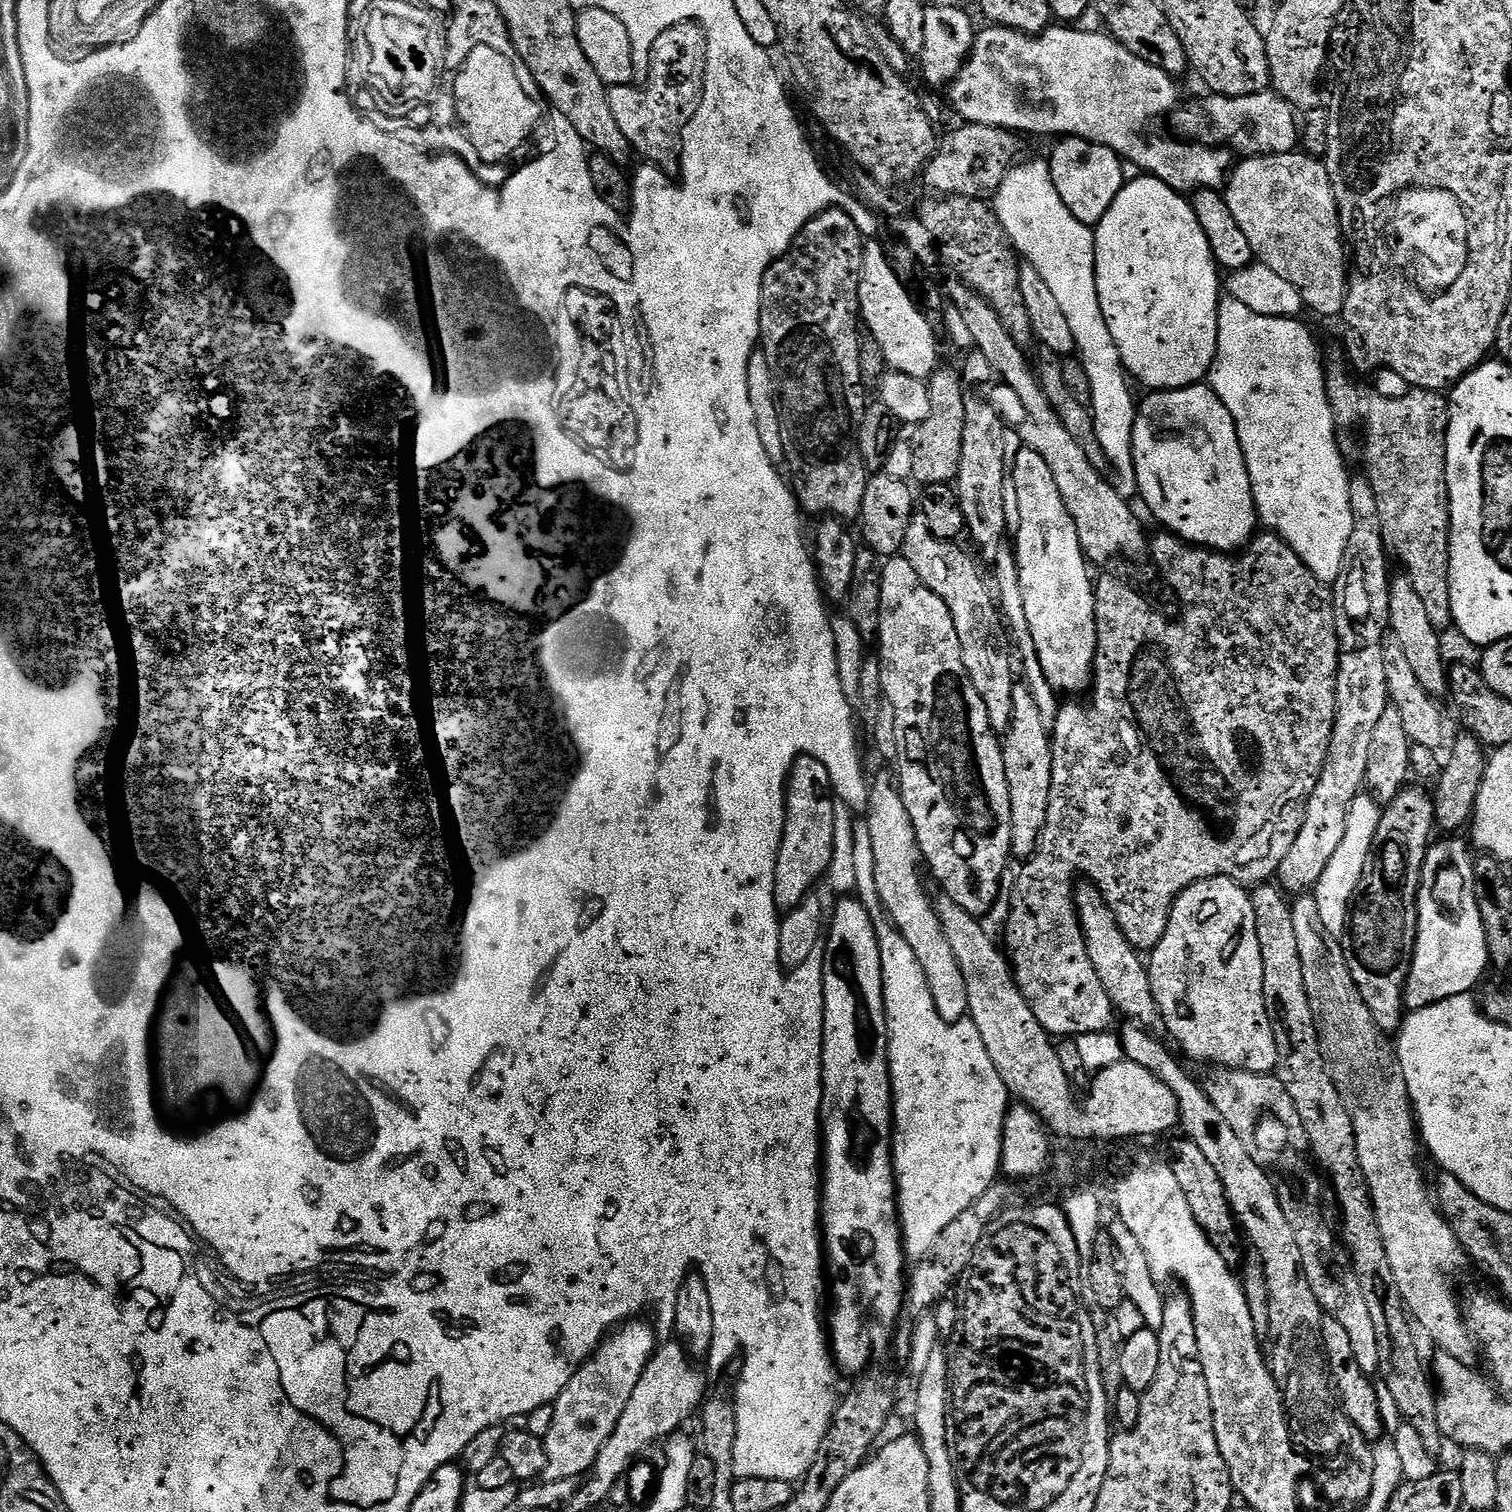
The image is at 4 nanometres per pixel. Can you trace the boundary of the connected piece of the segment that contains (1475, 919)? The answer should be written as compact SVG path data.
M1460 838L1440 839L1444 840L1437 839L1429 847L1420 875L1420 889L1416 899L1416 945L1404 987L1404 1007L1408 1010L1425 1008L1446 998L1469 995L1473 991L1471 988L1483 978L1484 971L1490 968L1486 930L1482 926L1482 914L1478 914L1478 898L1474 894L1473 853L1467 843L1464 845L1462 841L1456 840Z

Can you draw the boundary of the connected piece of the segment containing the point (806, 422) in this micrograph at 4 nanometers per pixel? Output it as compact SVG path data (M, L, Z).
M828 208L818 214L796 235L796 243L788 249L785 256L773 260L772 265L760 283L760 339L762 350L766 354L766 362L770 362L770 370L776 387L776 405L780 411L780 425L782 426L782 446L784 447L784 464L790 477L791 491L796 493L796 503L805 513L817 512L820 518L839 518L845 522L857 519L862 510L862 498L866 494L869 471L864 467L864 459L856 441L856 429L860 427L860 417L864 415L866 407L866 389L860 382L858 370L858 350L862 332L862 317L860 314L860 275L864 273L864 250L866 238L854 226L854 218L843 208Z

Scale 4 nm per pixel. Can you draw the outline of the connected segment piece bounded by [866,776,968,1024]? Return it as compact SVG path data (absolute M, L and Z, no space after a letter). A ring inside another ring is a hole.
M884 776L878 777L873 784L871 781L867 796L866 819L870 826L870 843L874 850L874 882L881 909L885 913L888 911L887 919L892 927L910 944L910 950L914 950L926 974L926 982L930 986L930 994L938 1014L945 1022L953 1024L968 1015L966 982L962 982L958 958L954 958L950 942L946 942L942 934L933 897L928 897L928 892L924 889L924 880L920 877L922 857L914 826L910 822L910 814L906 814L906 806L900 797L899 787L893 781L891 784Z

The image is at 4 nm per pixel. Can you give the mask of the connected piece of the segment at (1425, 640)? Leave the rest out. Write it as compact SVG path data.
M1406 574L1393 575L1391 577L1392 585L1390 586L1390 610L1388 611L1388 626L1390 636L1394 641L1395 647L1402 650L1404 657L1410 661L1410 666L1417 676L1418 682L1422 682L1422 690L1426 690L1426 694L1430 694L1433 698L1442 698L1448 696L1448 669L1449 665L1444 664L1444 652L1440 649L1441 633L1434 626L1434 622L1430 622L1430 614L1426 614L1426 604L1421 598L1420 592L1416 585L1412 583L1411 577Z

